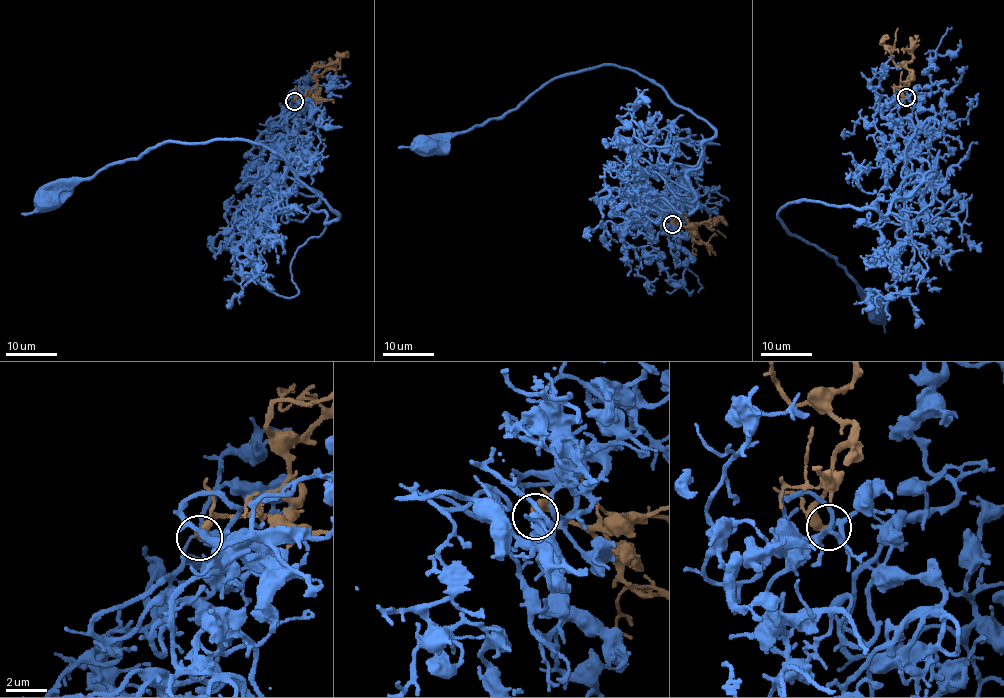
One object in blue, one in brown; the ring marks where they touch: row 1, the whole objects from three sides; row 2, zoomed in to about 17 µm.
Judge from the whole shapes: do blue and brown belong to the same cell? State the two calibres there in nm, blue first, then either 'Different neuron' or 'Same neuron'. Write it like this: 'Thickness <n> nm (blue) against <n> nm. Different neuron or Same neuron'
Thickness 200 nm (blue) against 400 nm. Same neuron

